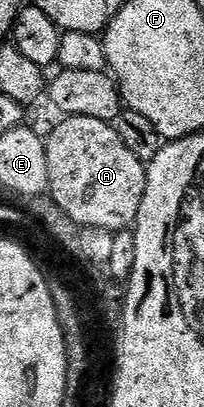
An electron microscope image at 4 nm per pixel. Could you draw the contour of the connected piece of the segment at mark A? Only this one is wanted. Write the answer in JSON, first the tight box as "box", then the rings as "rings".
{"box":[45,116,146,232],"rings":[[[68,116],[45,138],[47,152],[47,170],[49,172],[48,193],[52,200],[71,218],[78,227],[105,229],[112,232],[128,230],[139,216],[139,204],[143,204],[145,191],[146,163],[138,160],[128,150],[127,144],[119,140],[116,128],[103,120],[91,120],[91,116]]]}

